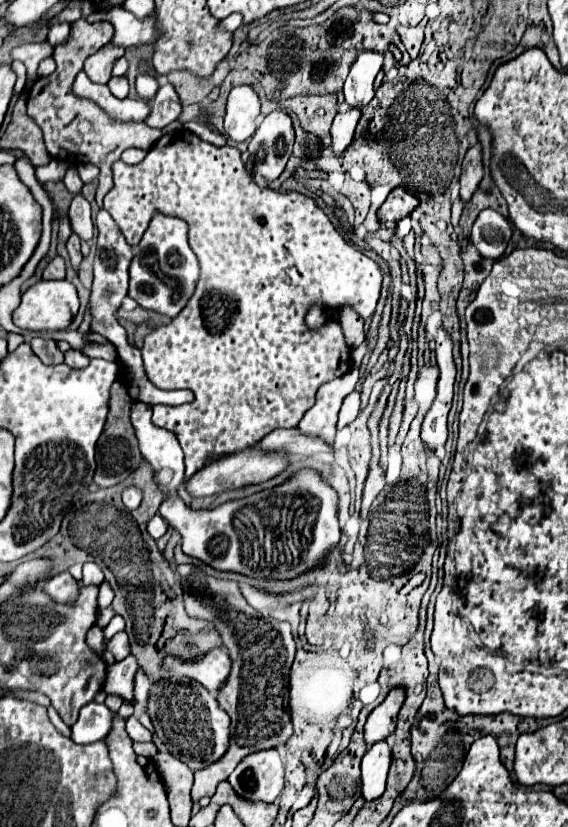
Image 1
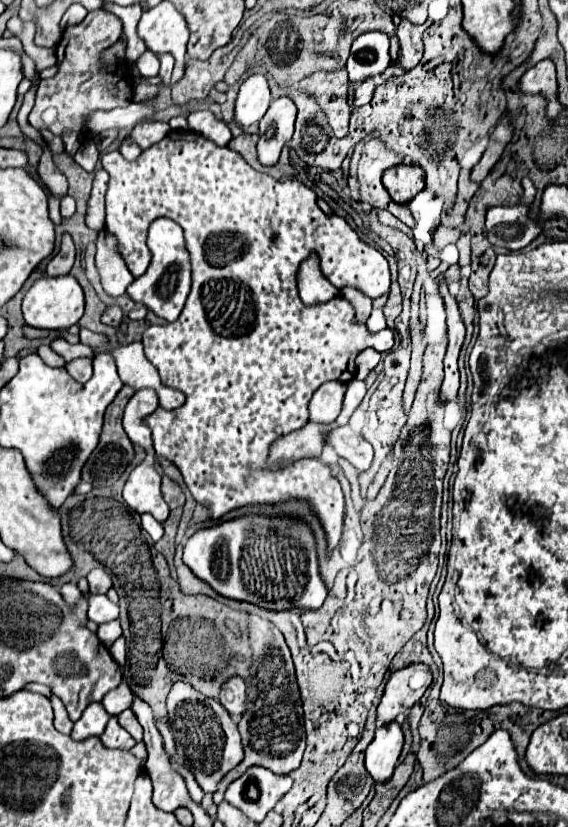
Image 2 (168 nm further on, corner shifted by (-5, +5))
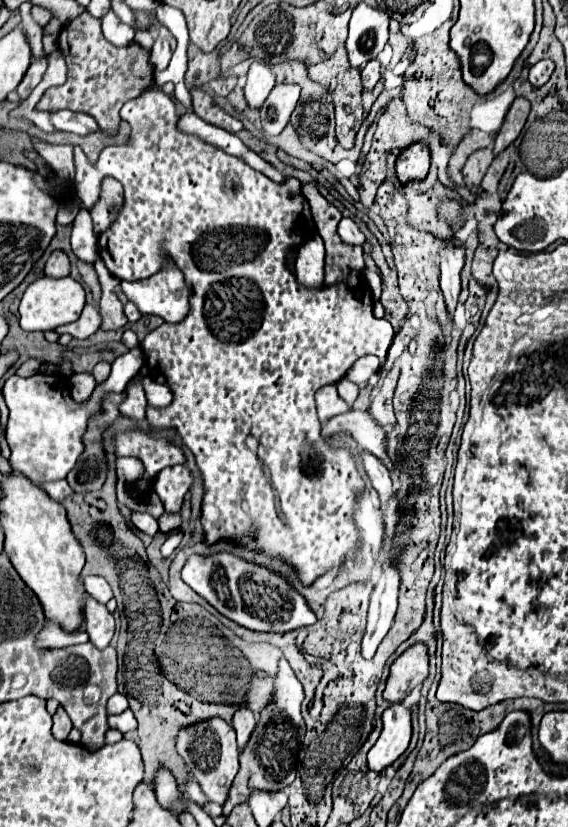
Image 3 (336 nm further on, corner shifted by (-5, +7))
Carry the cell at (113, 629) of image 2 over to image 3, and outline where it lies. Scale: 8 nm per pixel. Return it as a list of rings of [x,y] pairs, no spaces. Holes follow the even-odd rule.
[[[46,622],[42,626],[42,632],[38,632],[36,636],[36,648],[66,648],[66,646],[74,646],[80,642],[89,641],[86,632],[78,632],[78,634],[66,634],[60,630],[58,624],[54,622]]]

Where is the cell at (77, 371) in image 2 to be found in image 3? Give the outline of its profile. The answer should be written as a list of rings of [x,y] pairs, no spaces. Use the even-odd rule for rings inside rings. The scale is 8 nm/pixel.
[[[74,374],[70,378],[70,394],[78,404],[86,402],[92,396],[94,388],[96,388],[96,382],[92,374]]]

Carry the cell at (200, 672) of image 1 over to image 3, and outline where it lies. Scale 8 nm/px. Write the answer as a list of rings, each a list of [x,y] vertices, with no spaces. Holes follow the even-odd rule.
[[[244,706],[240,708],[234,718],[232,718],[232,726],[236,730],[236,736],[238,736],[238,748],[242,752],[242,748],[246,746],[246,742],[250,740],[250,732],[254,732],[254,724],[256,724],[256,718],[254,714]]]

